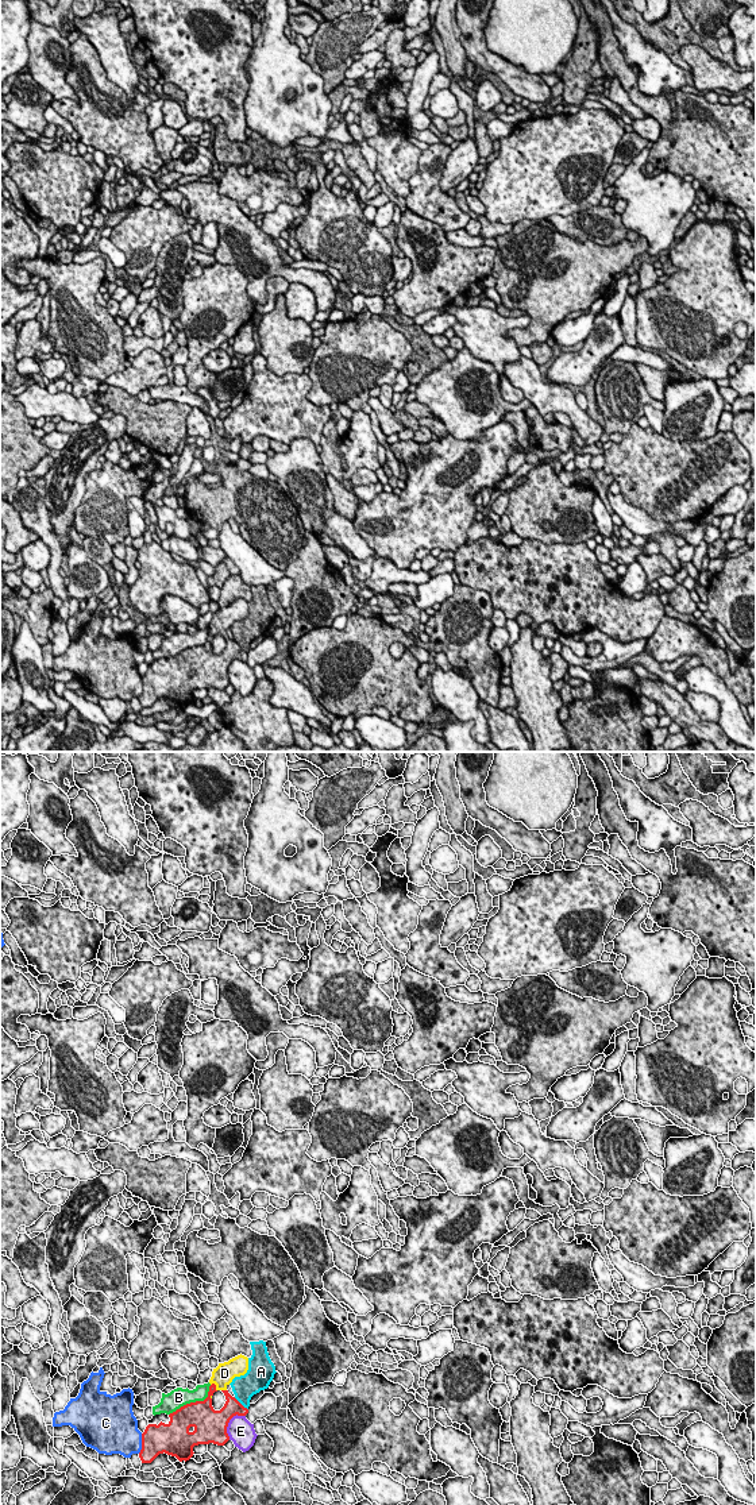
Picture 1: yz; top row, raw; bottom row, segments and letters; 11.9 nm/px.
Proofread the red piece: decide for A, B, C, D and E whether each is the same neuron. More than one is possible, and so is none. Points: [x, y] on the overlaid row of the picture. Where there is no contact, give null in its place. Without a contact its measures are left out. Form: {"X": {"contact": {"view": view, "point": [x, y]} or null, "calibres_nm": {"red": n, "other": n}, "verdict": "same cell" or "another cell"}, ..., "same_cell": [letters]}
{"A": {"contact": {"view": "yz", "point": [239, 1403]}, "calibres_nm": {"red": 200, "other": 280}, "verdict": "another cell"}, "B": {"contact": {"view": "yz", "point": [193, 1403]}, "calibres_nm": {"red": 320, "other": 240}, "verdict": "another cell"}, "C": {"contact": {"view": "yz", "point": [142, 1443]}, "calibres_nm": {"red": 360, "other": 400}, "verdict": "another cell"}, "D": {"contact": {"view": "yz", "point": [215, 1386]}, "calibres_nm": {"red": 130, "other": 240}, "verdict": "same cell"}, "E": {"contact": {"view": "yz", "point": [228, 1421]}, "calibres_nm": {"red": 380, "other": 320}, "verdict": "another cell"}, "same_cell": ["D"]}

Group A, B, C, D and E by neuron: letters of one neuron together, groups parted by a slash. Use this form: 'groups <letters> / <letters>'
groups A B / C / D / E

